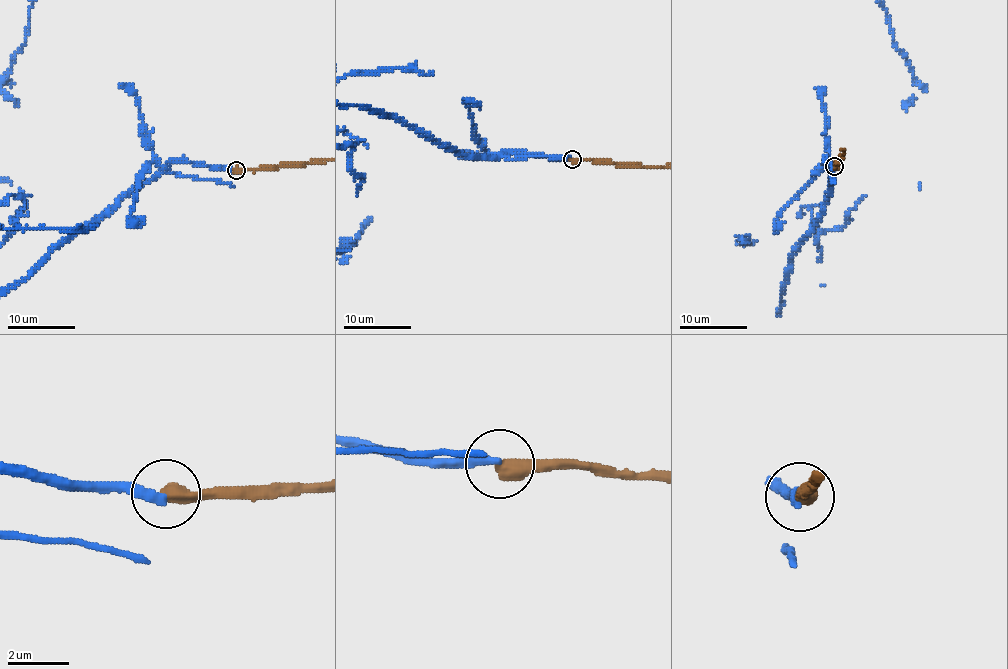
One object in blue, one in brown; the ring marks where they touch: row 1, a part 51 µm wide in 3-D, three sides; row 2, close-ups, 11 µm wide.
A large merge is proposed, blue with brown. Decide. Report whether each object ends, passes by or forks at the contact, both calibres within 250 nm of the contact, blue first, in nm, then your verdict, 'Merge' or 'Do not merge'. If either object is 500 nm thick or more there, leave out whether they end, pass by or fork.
Thickness 360 nm (blue) against 550 nm. Do not merge

